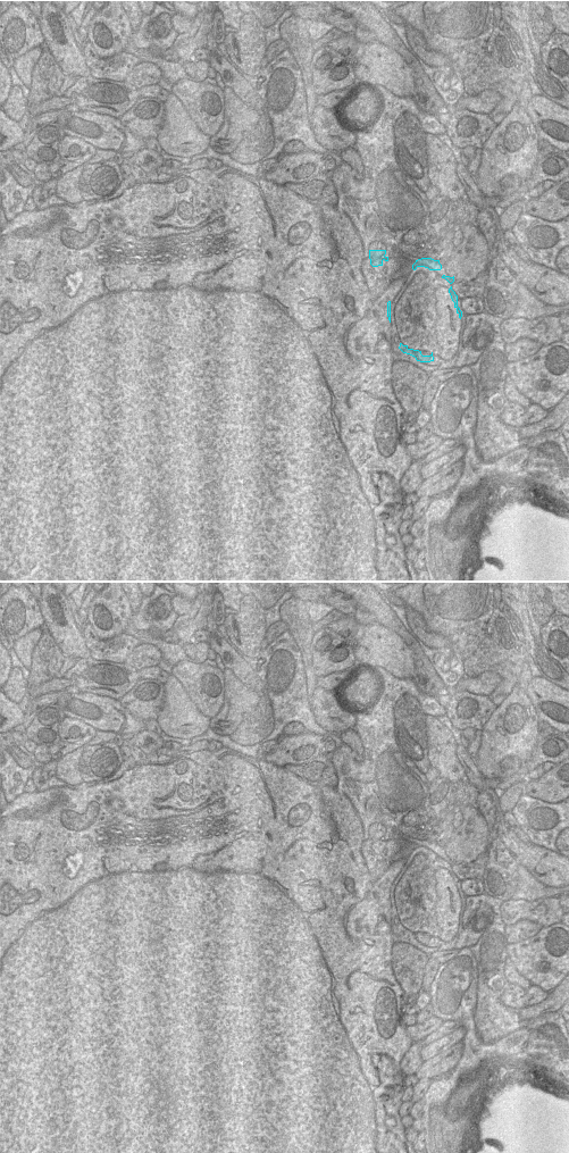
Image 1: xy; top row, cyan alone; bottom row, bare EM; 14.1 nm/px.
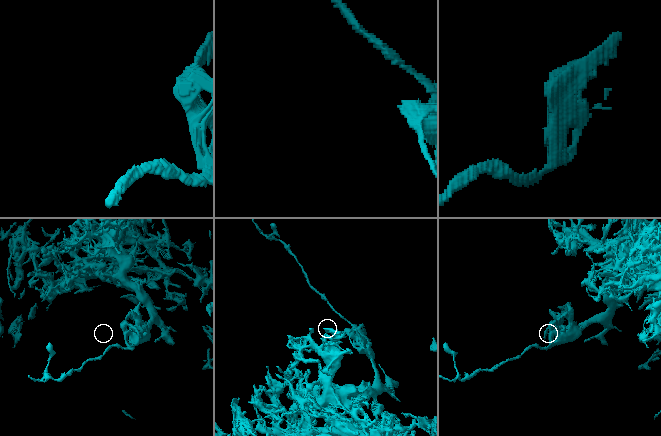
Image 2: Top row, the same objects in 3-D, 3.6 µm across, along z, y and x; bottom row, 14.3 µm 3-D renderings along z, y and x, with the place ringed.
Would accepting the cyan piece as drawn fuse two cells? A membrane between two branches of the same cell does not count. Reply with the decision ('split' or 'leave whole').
split

